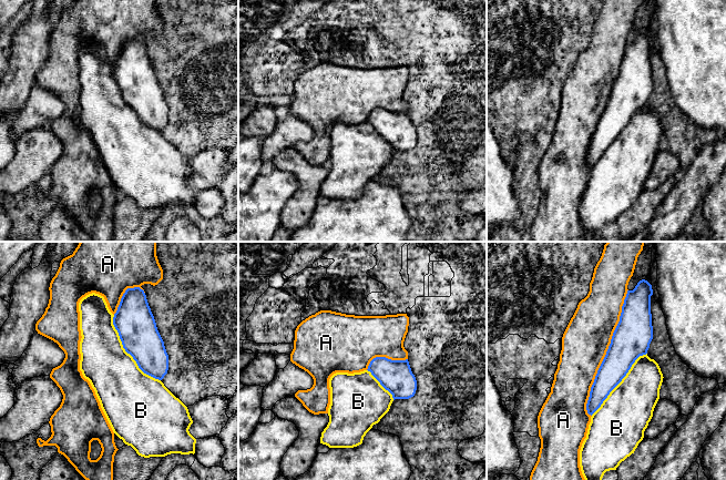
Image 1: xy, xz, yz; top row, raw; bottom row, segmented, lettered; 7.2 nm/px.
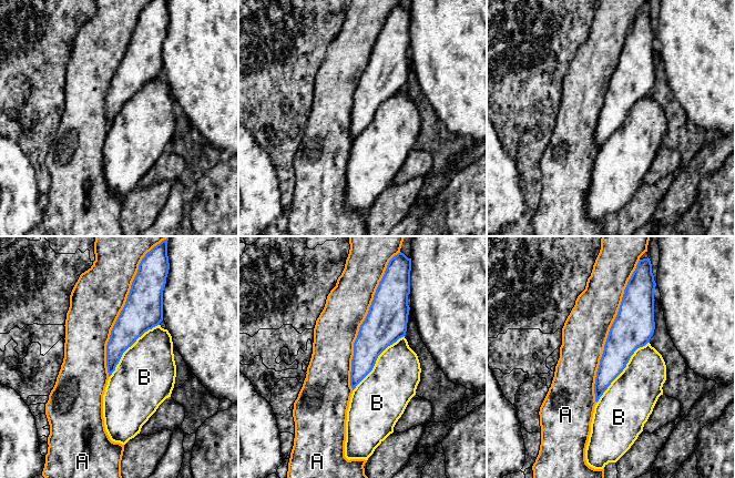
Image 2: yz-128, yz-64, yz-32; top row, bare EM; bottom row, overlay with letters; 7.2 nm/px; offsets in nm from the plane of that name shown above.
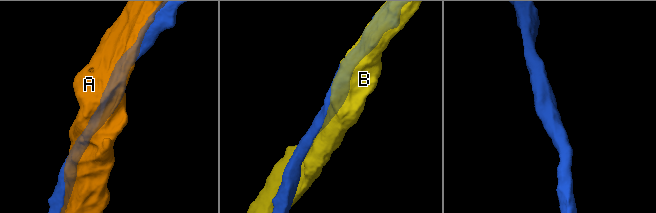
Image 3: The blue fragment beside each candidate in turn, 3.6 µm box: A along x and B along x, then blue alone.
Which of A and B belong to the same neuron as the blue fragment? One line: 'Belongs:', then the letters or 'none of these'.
Belongs: B

